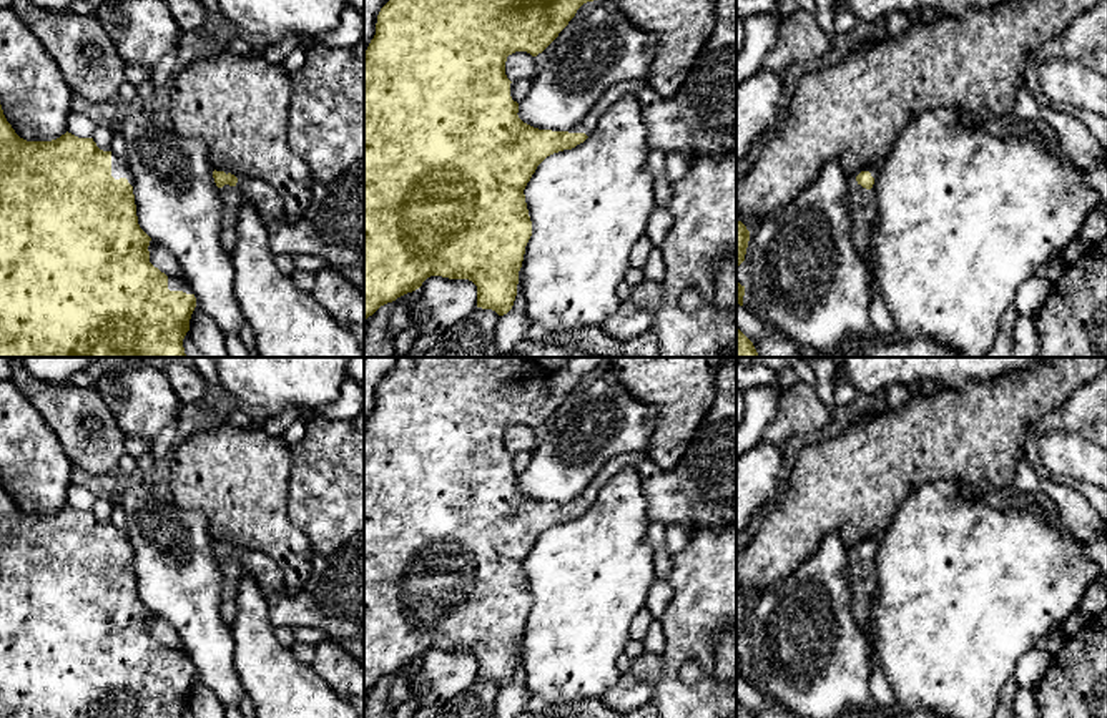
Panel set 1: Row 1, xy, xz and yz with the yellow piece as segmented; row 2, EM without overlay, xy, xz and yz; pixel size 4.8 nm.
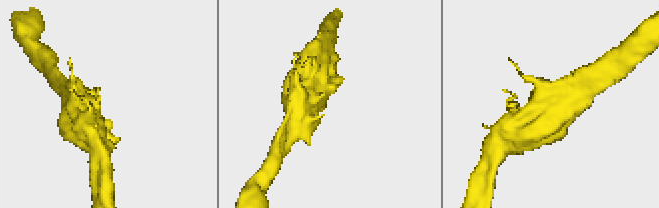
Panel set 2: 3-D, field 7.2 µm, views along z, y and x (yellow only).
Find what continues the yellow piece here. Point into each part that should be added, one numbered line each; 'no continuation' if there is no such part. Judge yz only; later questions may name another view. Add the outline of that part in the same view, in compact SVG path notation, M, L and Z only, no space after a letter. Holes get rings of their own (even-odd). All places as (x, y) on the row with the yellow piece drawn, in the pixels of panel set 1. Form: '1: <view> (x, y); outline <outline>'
1: yz (863, 211); outline M866 166L861 171L869 171L876 180L879 166ZM854 173L849 176L849 184L854 191L854 204L851 206L851 239L854 248L859 251L863 258L871 256L871 224L876 216L876 196L874 189L863 188L856 176L861 173Z

